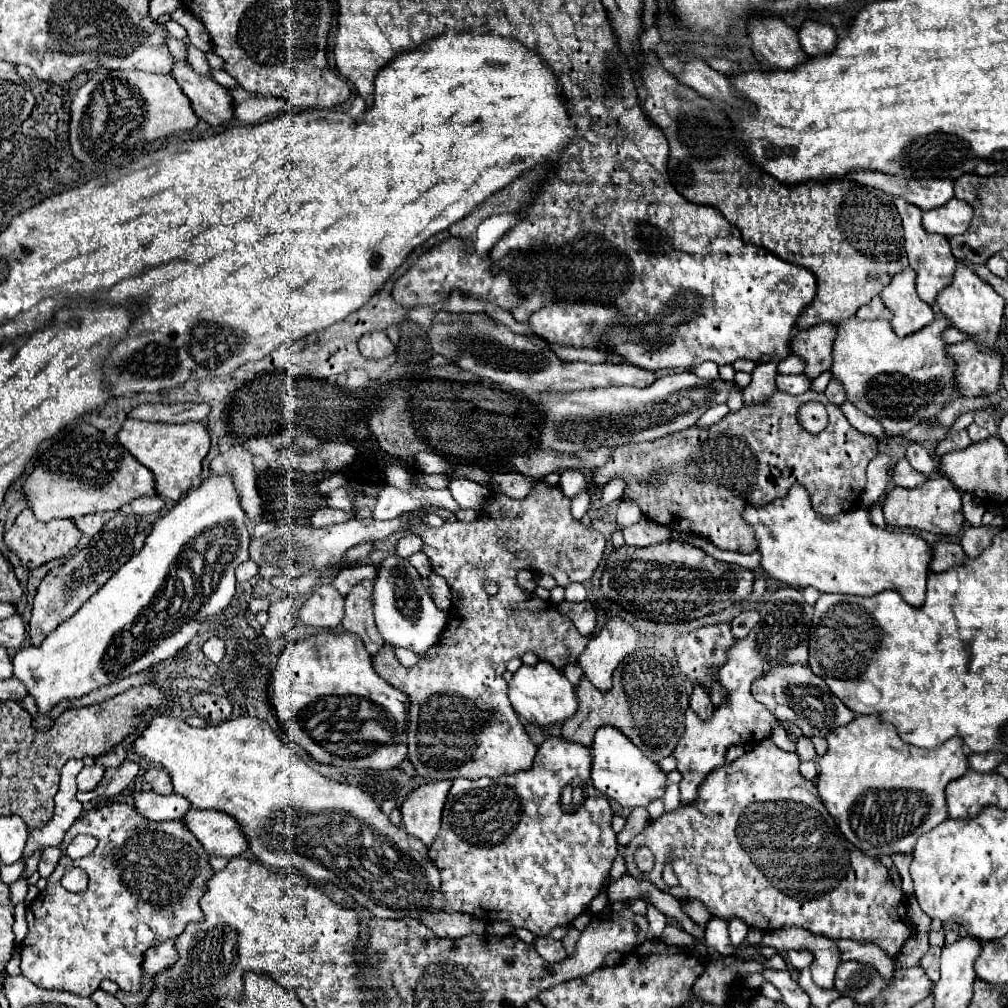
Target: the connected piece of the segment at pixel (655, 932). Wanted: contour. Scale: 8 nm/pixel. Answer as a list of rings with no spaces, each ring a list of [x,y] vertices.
[[[643,899],[647,903],[647,917],[649,917],[649,937],[661,937],[665,925],[667,925],[667,917],[663,913],[659,913],[647,899]]]

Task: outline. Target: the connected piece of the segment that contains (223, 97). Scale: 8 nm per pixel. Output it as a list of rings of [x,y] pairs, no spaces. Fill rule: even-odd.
[[[177,61],[171,75],[177,79],[183,93],[191,99],[193,111],[201,115],[201,119],[205,119],[211,127],[219,127],[235,117],[233,97],[229,91],[213,79],[197,75],[187,61]]]

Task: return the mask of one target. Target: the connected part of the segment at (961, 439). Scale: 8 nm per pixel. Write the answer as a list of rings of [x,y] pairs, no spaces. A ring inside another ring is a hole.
[[[949,429],[947,437],[943,441],[939,441],[939,445],[935,449],[935,459],[939,461],[943,455],[947,455],[951,451],[957,451],[957,449],[965,449],[969,445],[971,445],[971,439],[967,435],[967,429],[961,429],[961,431]]]

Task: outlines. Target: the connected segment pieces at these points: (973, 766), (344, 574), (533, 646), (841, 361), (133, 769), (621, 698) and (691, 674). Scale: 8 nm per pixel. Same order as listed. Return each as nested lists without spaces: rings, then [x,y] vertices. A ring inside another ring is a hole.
[[[969,753],[969,769],[977,771],[977,773],[989,773],[993,771],[1001,761],[1007,759],[1007,755],[1003,753]]]
[[[377,565],[345,567],[345,569],[341,569],[339,575],[333,579],[333,585],[335,585],[335,589],[337,589],[341,595],[347,595],[357,583],[361,583],[361,581],[365,581],[365,579],[373,581],[375,571],[377,571]]]
[[[543,477],[541,479],[535,479],[533,481],[533,491],[525,497],[525,499],[511,499],[503,493],[491,493],[487,503],[483,505],[483,509],[479,511],[479,517],[473,521],[473,523],[461,523],[461,521],[445,521],[441,527],[429,527],[421,521],[413,523],[413,527],[407,527],[409,533],[413,535],[419,535],[423,539],[423,553],[429,557],[429,563],[433,567],[433,571],[441,577],[445,577],[449,589],[453,593],[459,595],[459,601],[455,605],[451,605],[449,609],[449,623],[445,625],[445,631],[441,635],[441,639],[437,641],[437,653],[435,657],[431,659],[421,659],[417,665],[413,667],[403,667],[399,663],[399,659],[395,657],[395,647],[391,643],[385,643],[385,647],[381,647],[381,653],[377,653],[373,657],[373,667],[377,671],[377,675],[381,675],[387,683],[391,683],[393,687],[401,689],[403,693],[407,693],[409,697],[409,721],[407,721],[407,735],[409,735],[409,761],[413,763],[415,771],[419,777],[423,779],[429,779],[429,781],[441,781],[441,779],[455,779],[455,777],[465,777],[465,779],[481,779],[481,777],[499,777],[499,775],[511,775],[511,773],[517,773],[517,771],[527,771],[533,763],[533,757],[537,753],[537,747],[533,745],[533,741],[529,739],[529,735],[525,733],[523,729],[523,723],[519,721],[519,715],[515,715],[509,699],[507,699],[507,683],[503,679],[503,673],[505,673],[505,665],[511,657],[523,657],[527,651],[533,651],[537,657],[541,657],[541,661],[549,661],[555,669],[563,671],[567,663],[575,663],[577,657],[581,655],[581,651],[585,649],[585,645],[589,643],[587,637],[579,635],[571,623],[569,617],[561,615],[557,611],[557,607],[551,603],[551,601],[543,601],[539,599],[535,593],[529,593],[525,589],[521,589],[517,585],[517,571],[521,569],[527,569],[527,571],[533,571],[533,573],[542,573],[554,577],[558,586],[566,587],[573,582],[585,582],[587,579],[593,577],[593,571],[597,569],[601,557],[603,557],[603,549],[605,549],[605,537],[599,533],[599,531],[591,531],[587,527],[583,527],[573,515],[571,515],[571,501],[569,497],[565,497],[561,493],[561,489],[557,485],[549,485]],[[485,579],[491,579],[499,585],[499,593],[495,597],[489,597],[483,589],[483,581]]]
[[[857,317],[845,319],[835,325],[837,337],[833,341],[833,367],[831,375],[837,379],[847,399],[863,413],[877,419],[889,435],[901,435],[921,421],[933,417],[941,411],[945,403],[957,397],[957,389],[953,385],[953,361],[945,355],[945,343],[941,333],[949,327],[949,319],[939,319],[929,323],[925,329],[917,331],[909,337],[897,337],[889,325],[889,321],[861,321]]]
[[[125,761],[121,767],[117,769],[105,769],[105,775],[103,779],[99,781],[99,785],[93,789],[93,791],[79,791],[77,793],[77,799],[81,803],[89,803],[93,799],[101,799],[101,797],[115,797],[119,793],[123,793],[131,783],[133,779],[137,777],[139,773],[139,765],[133,763],[133,761]]]
[[[637,651],[629,655],[613,675],[613,689],[603,693],[587,679],[577,687],[579,709],[565,721],[563,739],[593,745],[597,727],[613,725],[623,731],[649,759],[661,761],[669,757],[683,733],[683,715],[689,709],[689,693],[683,677],[673,677],[673,665],[659,651]]]
[[[717,623],[717,625],[709,625],[709,627],[695,629],[695,631],[687,633],[687,635],[681,635],[681,637],[673,643],[675,657],[677,657],[677,665],[679,665],[681,673],[683,673],[691,683],[705,687],[705,691],[711,691],[709,679],[719,681],[719,679],[717,679],[717,671],[719,671],[721,665],[725,663],[727,651],[729,651],[729,647],[733,647],[735,641],[737,641],[737,639],[733,637],[729,623]]]

